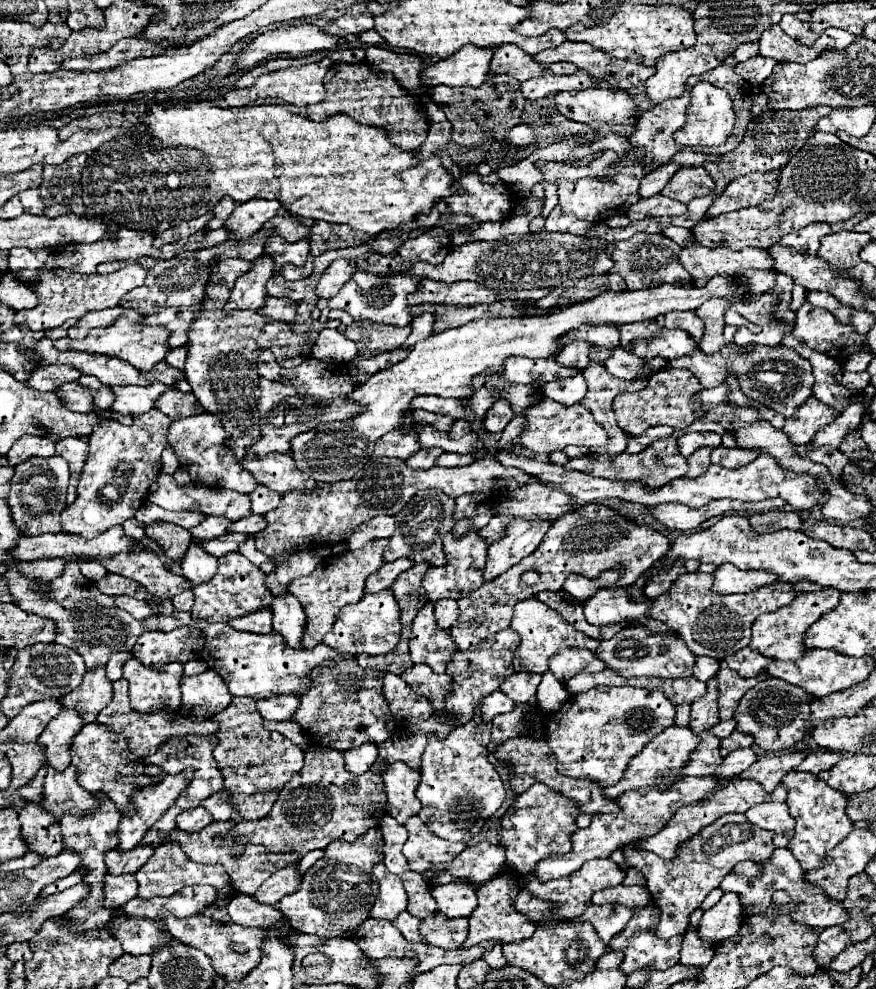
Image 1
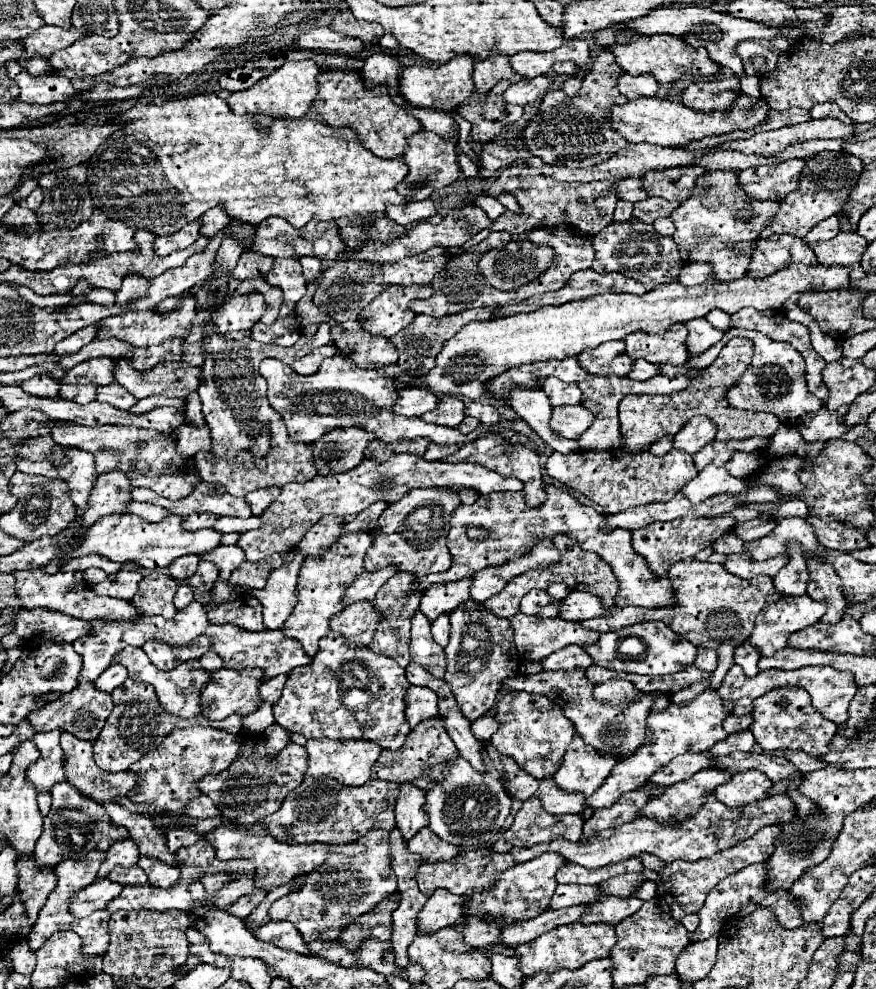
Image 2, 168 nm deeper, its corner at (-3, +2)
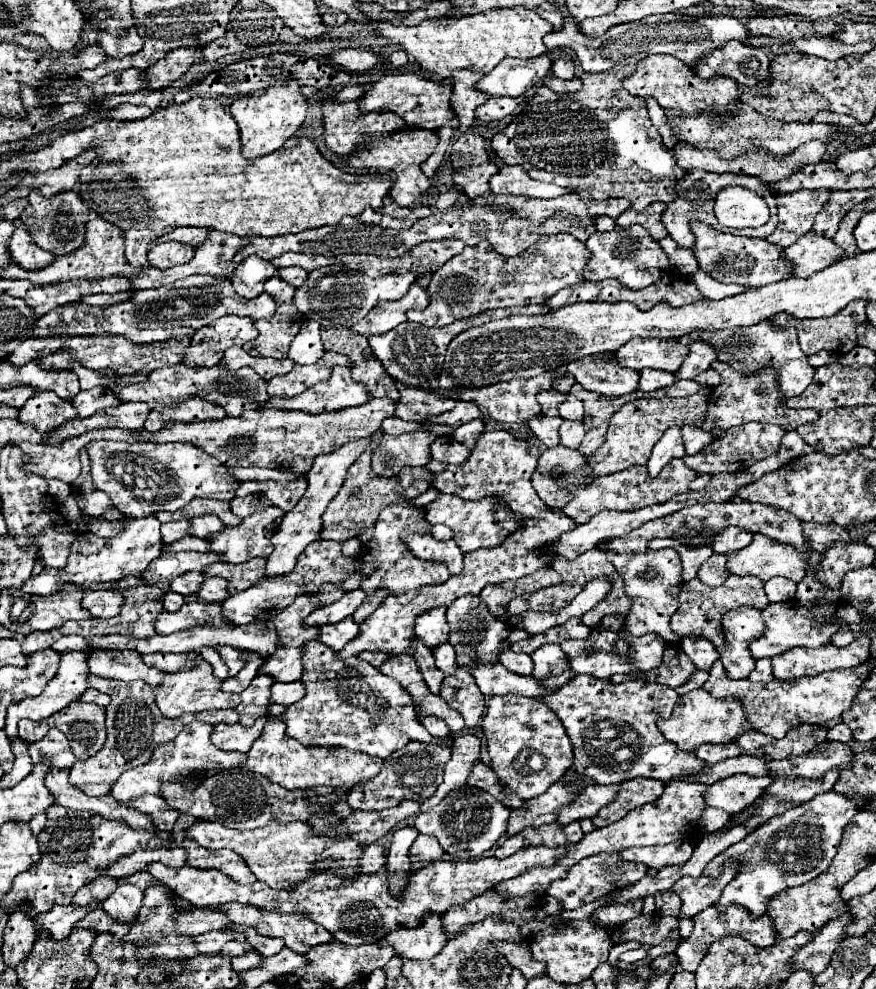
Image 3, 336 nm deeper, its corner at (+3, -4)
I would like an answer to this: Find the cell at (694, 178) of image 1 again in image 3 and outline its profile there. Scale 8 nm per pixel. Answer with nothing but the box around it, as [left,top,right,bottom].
[492,65,686,209]

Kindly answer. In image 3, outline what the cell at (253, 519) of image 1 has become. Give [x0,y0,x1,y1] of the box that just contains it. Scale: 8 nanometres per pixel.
[190,515,224,539]

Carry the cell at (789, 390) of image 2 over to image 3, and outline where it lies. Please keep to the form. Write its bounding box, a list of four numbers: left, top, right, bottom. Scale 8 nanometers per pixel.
[702,361,818,431]

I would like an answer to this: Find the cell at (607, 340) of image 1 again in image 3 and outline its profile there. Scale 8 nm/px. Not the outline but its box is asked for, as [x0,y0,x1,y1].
[568,353,640,397]

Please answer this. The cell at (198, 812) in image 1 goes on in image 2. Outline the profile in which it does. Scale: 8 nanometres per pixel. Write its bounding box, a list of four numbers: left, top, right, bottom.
[166,827,200,853]

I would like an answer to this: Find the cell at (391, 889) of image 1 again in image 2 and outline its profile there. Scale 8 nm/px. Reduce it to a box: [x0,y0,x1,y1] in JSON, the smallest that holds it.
[338,899,396,951]

